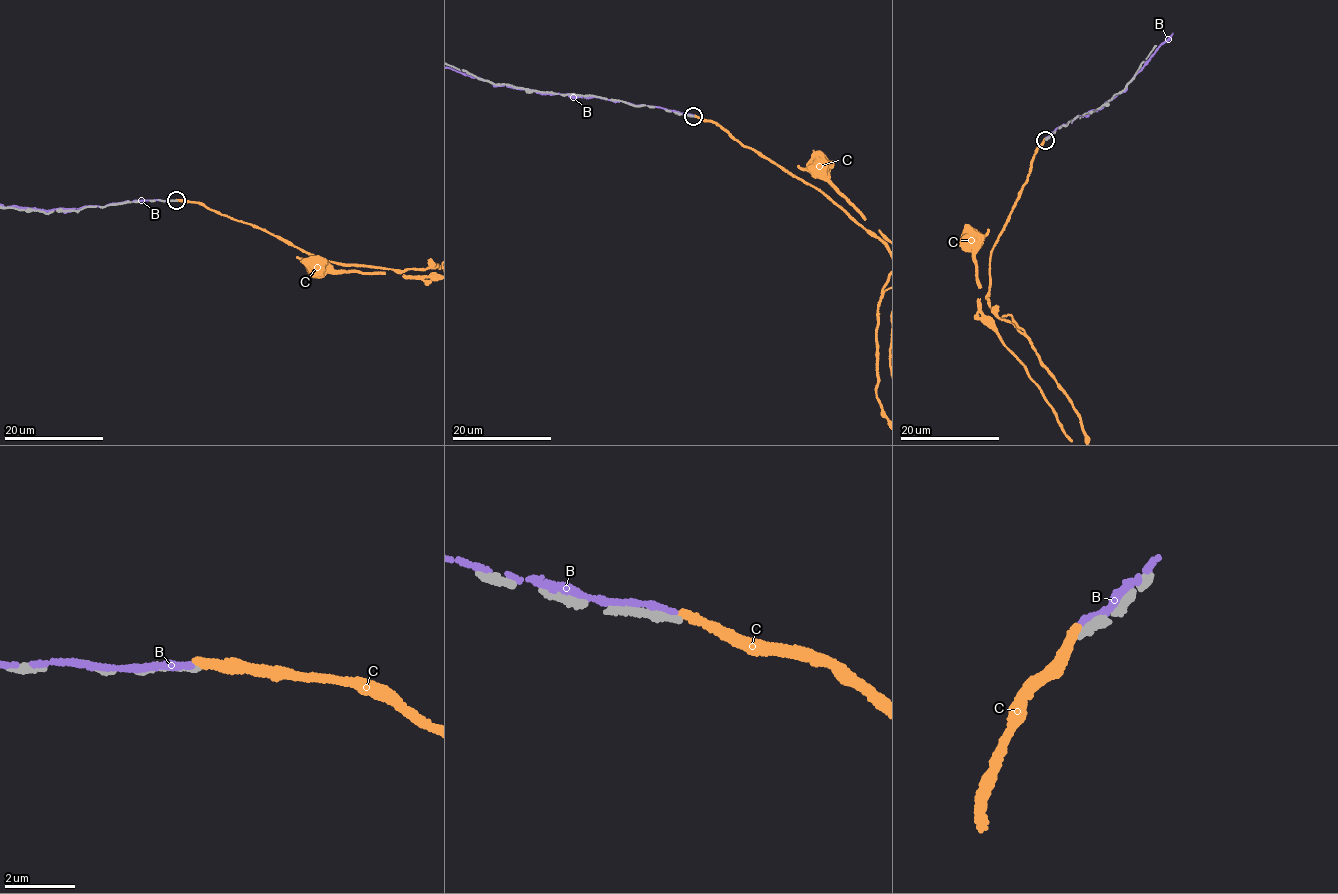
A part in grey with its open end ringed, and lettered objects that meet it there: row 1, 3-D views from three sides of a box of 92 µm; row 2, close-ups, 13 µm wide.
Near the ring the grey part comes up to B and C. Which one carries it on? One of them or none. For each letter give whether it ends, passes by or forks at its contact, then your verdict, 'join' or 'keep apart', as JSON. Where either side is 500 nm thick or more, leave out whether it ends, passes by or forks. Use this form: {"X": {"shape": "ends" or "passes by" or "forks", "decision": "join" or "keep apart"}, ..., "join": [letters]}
{"B": {"shape": "ends", "decision": "keep apart"}, "C": {"shape": "ends", "decision": "keep apart"}, "join": []}

